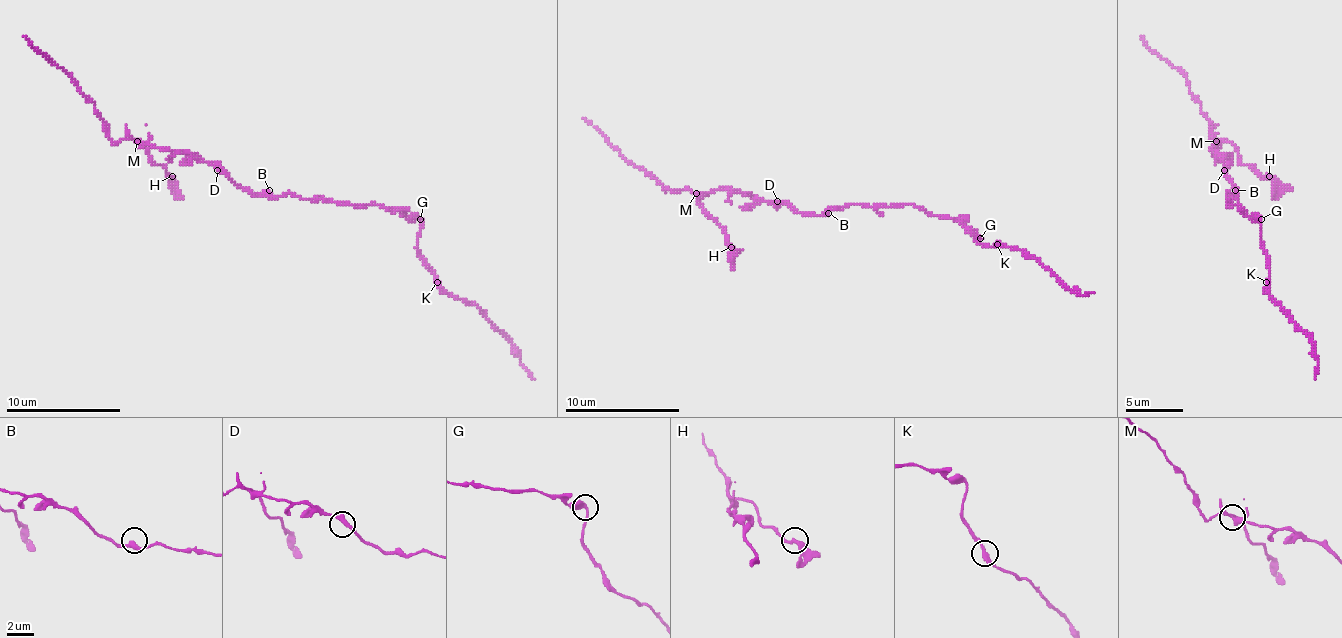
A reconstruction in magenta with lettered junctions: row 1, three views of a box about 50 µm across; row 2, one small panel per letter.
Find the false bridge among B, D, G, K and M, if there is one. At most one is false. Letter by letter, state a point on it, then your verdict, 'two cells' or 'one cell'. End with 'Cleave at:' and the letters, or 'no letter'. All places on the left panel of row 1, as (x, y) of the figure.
B: (269, 190) | one cell
D: (217, 170) | one cell
G: (420, 219) | one cell
K: (437, 282) | one cell
M: (137, 141) | two cells
Cleave at: M

